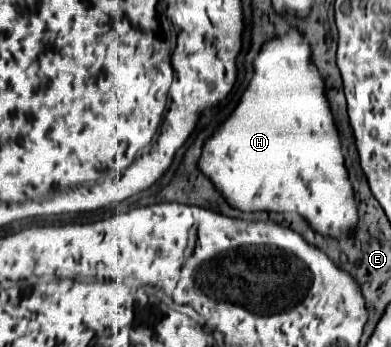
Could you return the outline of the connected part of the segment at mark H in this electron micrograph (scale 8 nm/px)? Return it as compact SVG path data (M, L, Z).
M289 30L285 32L285 36L281 38L275 38L275 40L269 40L265 42L265 46L261 48L261 52L257 54L255 58L255 74L253 74L253 80L249 84L249 88L243 92L237 108L233 110L233 114L219 126L219 130L205 142L205 148L203 148L203 154L199 158L199 168L205 176L211 178L211 182L217 186L217 190L227 198L227 202L241 210L241 212L257 212L257 210L265 210L265 212L297 212L301 214L305 220L309 220L309 224L319 232L319 234L325 234L325 236L335 236L335 238L341 238L341 236L347 236L349 230L355 226L357 222L357 206L355 206L355 200L353 200L353 188L351 188L351 182L349 182L349 176L347 176L347 170L345 170L345 164L343 164L343 154L341 154L341 144L339 144L339 132L335 128L335 122L333 122L333 116L329 112L329 102L325 98L325 84L323 84L323 76L319 74L319 70L311 64L311 48L309 44L305 42L305 38L301 34L297 34L297 30Z

